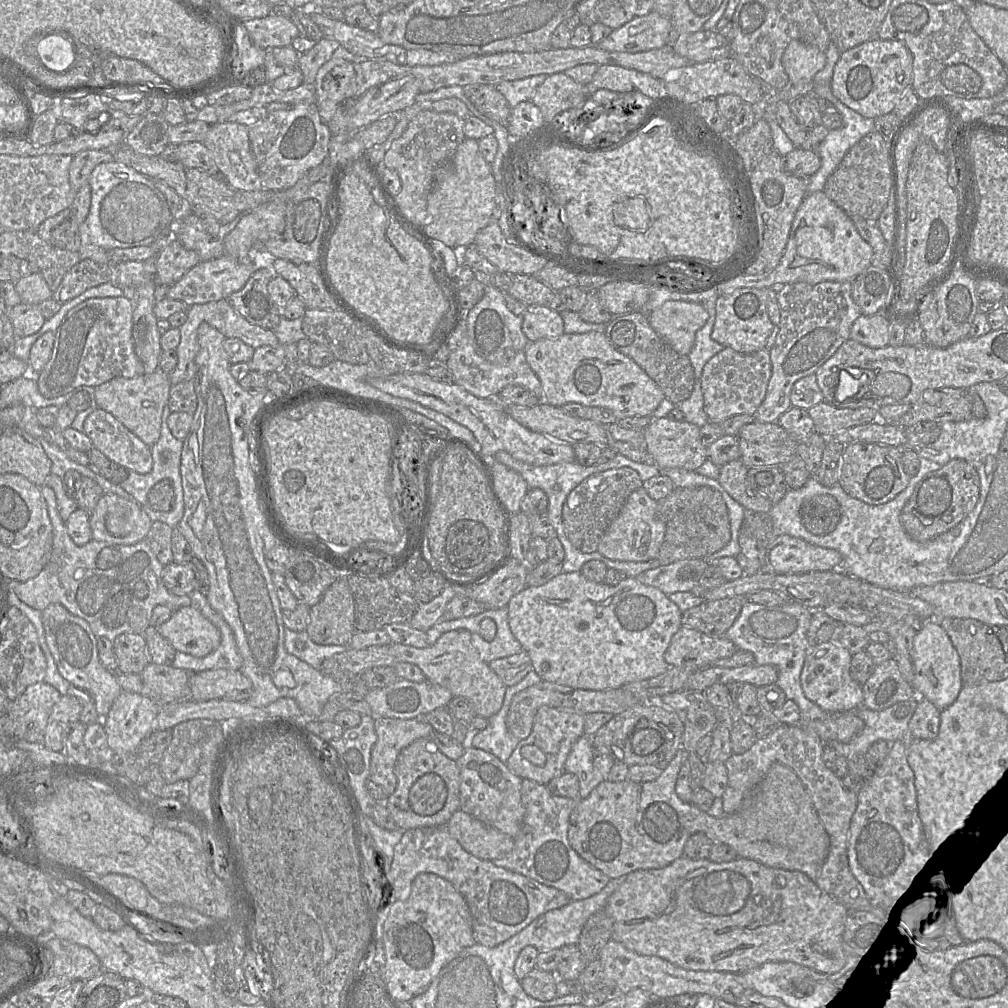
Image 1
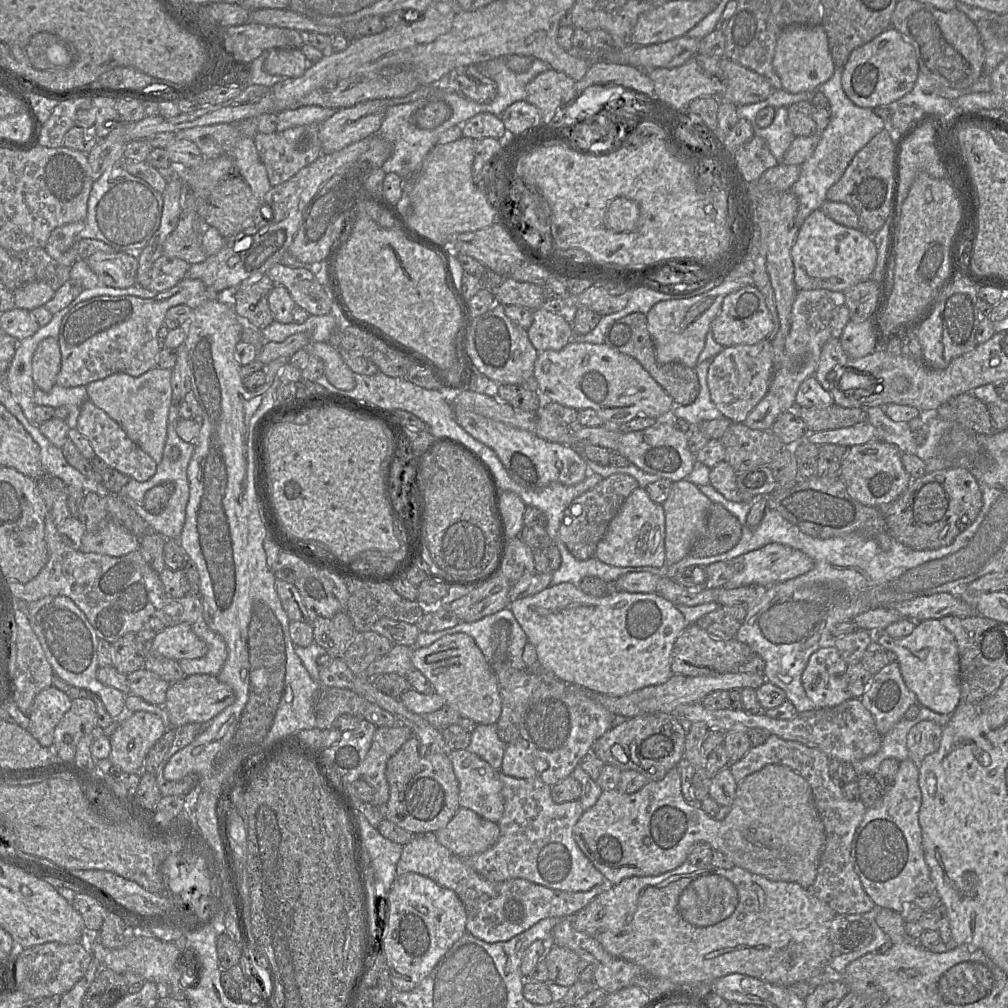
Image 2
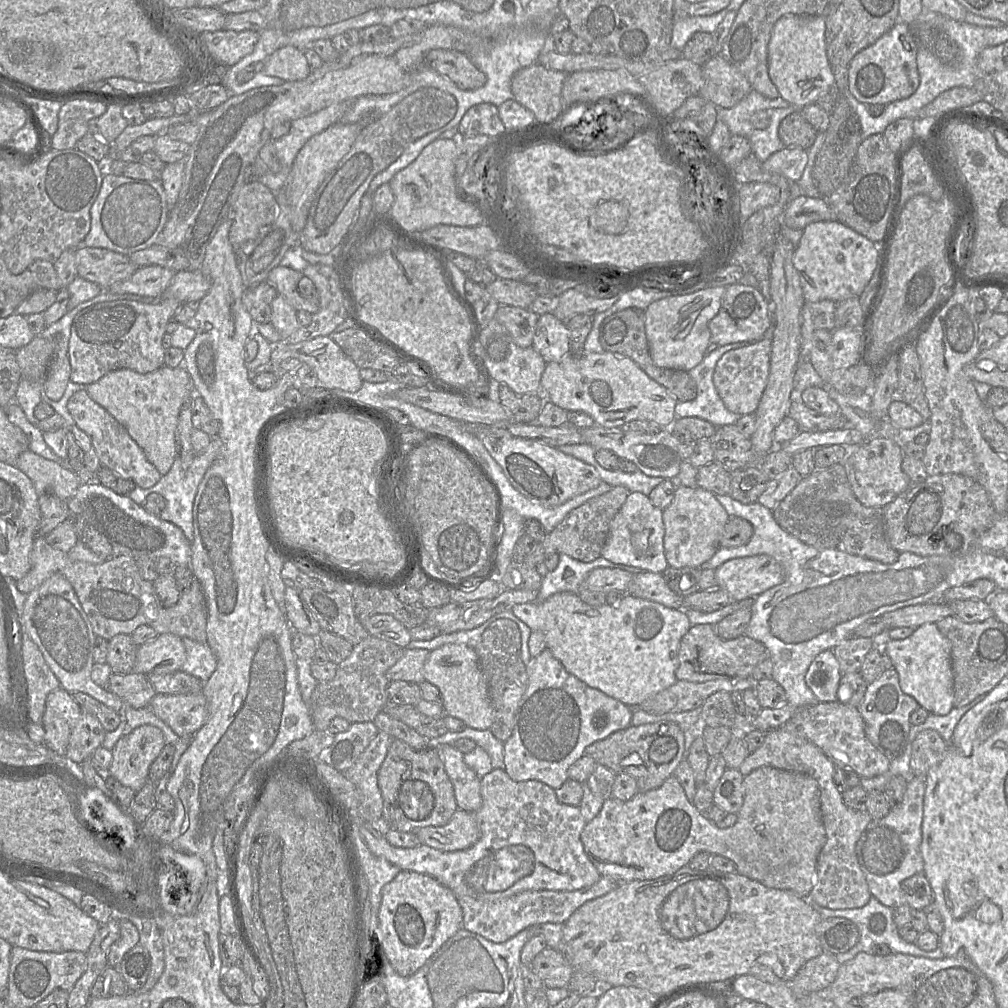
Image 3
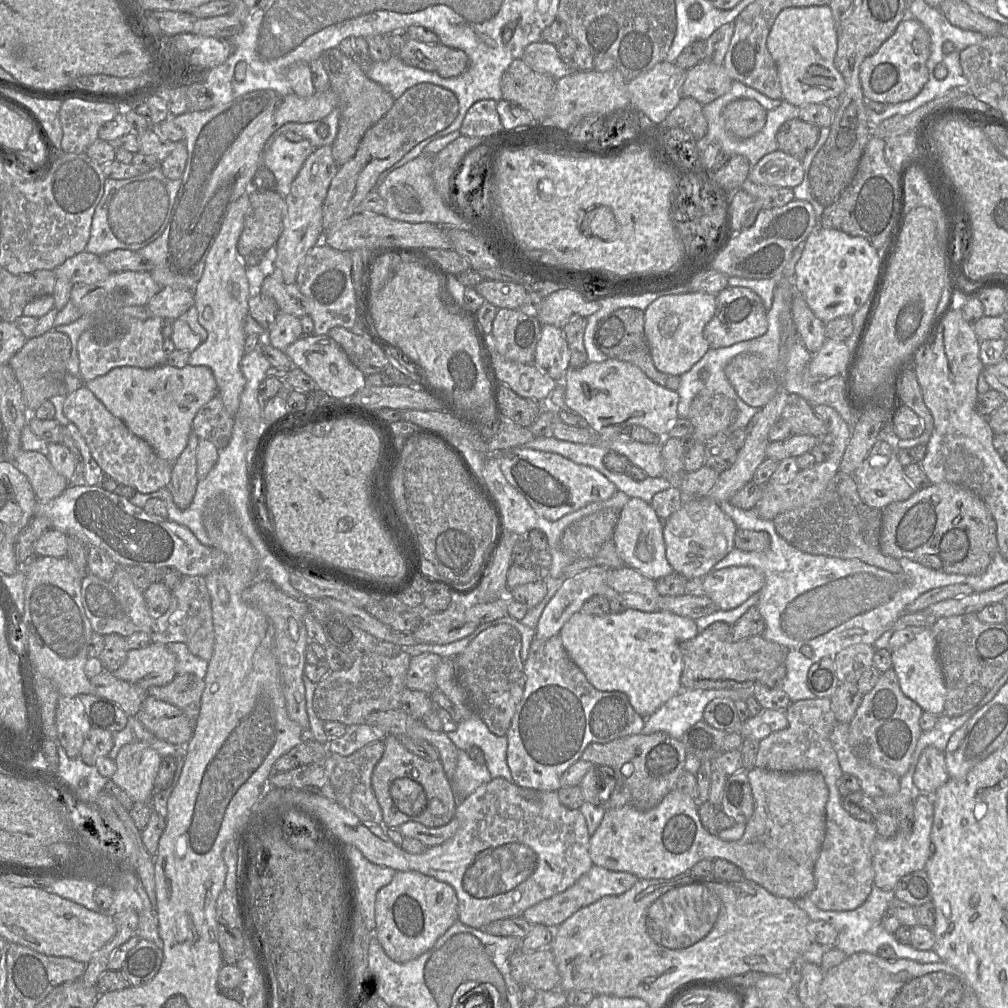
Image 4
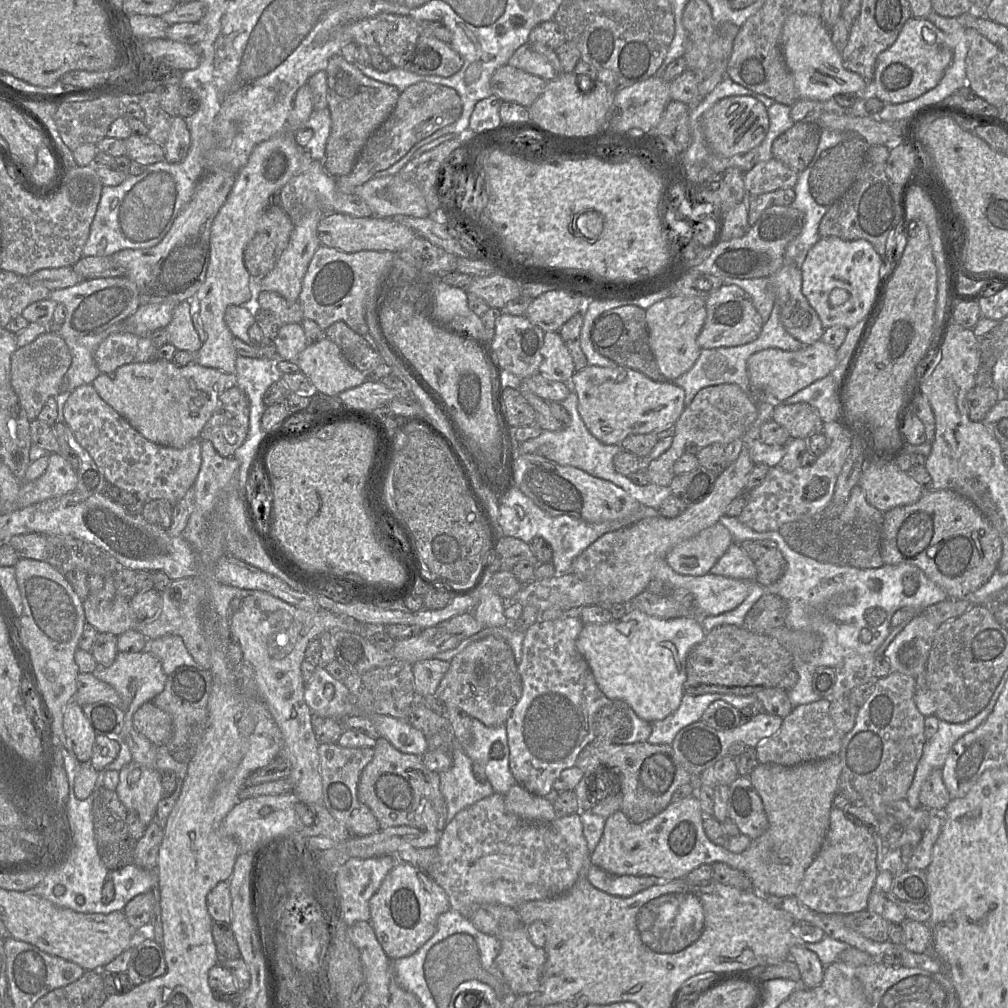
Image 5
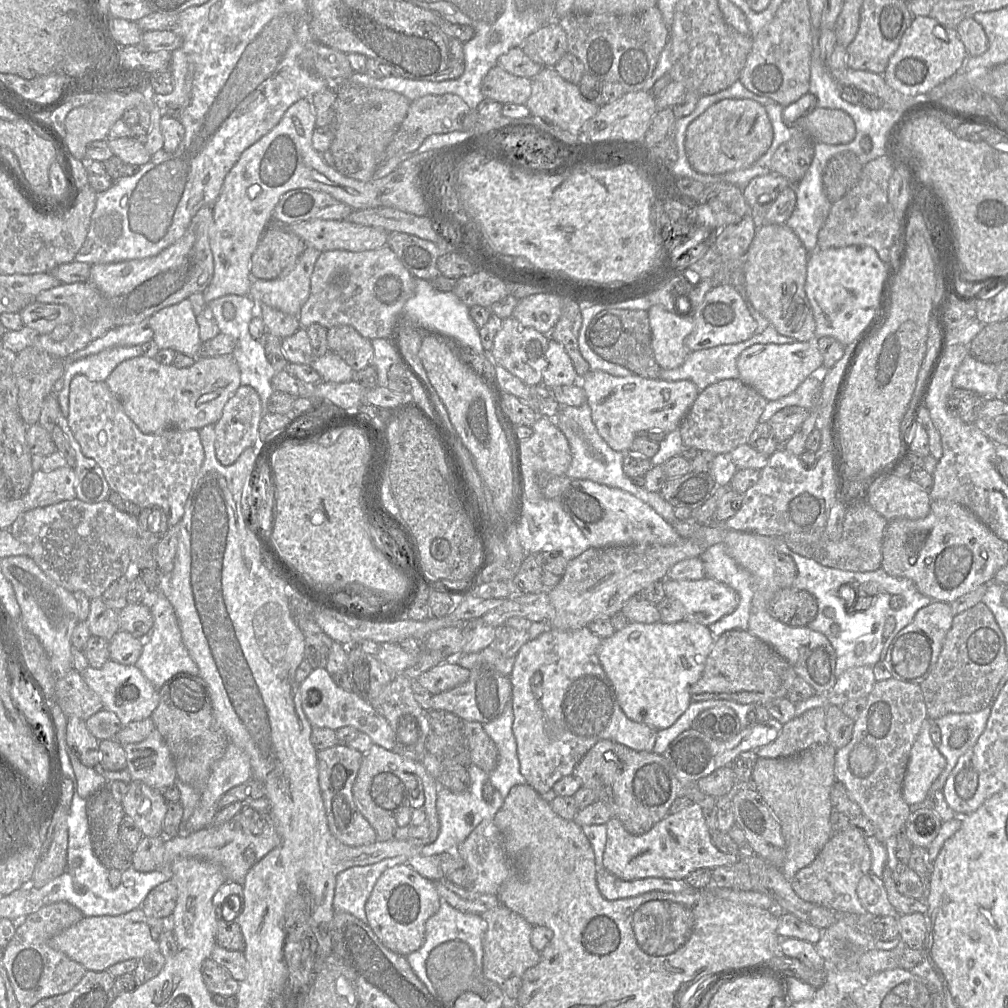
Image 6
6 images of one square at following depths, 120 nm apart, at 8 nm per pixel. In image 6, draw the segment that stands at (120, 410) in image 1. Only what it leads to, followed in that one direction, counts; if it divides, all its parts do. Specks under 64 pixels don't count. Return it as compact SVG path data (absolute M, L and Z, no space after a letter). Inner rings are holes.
M230 355L209 358L195 358L195 363L187 368L164 365L155 358L138 356L120 363L105 380L106 385L121 401L126 415L145 434L155 434L175 428L179 430L199 430L206 425L215 424L222 416L223 408L230 397L241 386L240 370Z

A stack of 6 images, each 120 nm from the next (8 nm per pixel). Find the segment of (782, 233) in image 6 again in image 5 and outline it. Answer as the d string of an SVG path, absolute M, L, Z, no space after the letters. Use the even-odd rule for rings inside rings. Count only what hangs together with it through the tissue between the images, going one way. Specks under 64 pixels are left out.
M783 263L781 268L768 278L775 293L775 303L778 303L780 306L780 320L785 330L804 346L821 340L824 327L818 314L802 293L801 269L794 263Z

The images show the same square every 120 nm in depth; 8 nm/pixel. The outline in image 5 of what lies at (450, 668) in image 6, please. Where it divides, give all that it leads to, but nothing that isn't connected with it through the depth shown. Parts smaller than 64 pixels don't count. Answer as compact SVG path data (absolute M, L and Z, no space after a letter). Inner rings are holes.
M436 658L420 660L412 664L413 683L417 697L435 695L450 662Z

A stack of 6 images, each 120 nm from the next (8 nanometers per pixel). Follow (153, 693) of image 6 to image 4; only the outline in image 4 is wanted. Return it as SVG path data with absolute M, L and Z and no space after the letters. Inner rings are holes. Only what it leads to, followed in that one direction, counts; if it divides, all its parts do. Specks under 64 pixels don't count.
M151 642L145 648L129 650L126 661L111 672L120 679L144 690L152 686L165 686L177 675L176 657L166 644Z

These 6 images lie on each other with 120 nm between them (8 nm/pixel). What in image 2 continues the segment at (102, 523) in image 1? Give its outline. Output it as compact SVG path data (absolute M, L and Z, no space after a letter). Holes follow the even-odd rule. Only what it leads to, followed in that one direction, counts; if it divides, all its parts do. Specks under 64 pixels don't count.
M110 520L97 532L86 531L82 537L79 551L119 557L136 551L139 547L140 538L116 521Z

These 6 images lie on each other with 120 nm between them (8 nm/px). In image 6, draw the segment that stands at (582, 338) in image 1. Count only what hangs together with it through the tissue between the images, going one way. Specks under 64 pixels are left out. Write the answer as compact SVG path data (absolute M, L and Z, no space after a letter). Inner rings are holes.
M590 370L583 377L577 376L573 385L583 388L599 435L611 449L621 453L629 451L640 431L671 432L679 428L699 394L697 386L690 380L647 379L635 374L617 377L600 370Z

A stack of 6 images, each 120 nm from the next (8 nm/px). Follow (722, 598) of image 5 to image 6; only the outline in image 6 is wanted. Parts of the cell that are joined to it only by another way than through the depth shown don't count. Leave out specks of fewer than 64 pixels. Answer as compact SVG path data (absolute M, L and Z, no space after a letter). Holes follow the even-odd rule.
M709 577L699 580L664 580L666 597L681 602L684 619L709 626L732 613L739 596L731 587Z

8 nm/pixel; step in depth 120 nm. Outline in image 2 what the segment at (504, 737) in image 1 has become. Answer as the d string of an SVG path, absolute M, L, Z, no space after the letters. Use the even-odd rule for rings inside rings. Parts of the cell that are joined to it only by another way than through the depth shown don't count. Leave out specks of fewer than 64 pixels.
M478 724L471 735L467 750L484 759L495 770L501 770L507 744L499 738L497 724Z

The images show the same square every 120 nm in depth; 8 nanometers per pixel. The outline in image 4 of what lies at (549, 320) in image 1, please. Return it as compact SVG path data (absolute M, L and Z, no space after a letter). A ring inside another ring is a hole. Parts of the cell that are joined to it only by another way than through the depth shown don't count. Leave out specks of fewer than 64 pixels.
M552 325L541 326L534 366L553 380L561 379L570 368L570 352L562 329Z

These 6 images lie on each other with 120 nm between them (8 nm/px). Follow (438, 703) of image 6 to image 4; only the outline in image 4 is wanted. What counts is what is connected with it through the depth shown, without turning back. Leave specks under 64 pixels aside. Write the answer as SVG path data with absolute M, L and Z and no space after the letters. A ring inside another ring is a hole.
M496 619L455 657L459 684L465 690L476 716L497 736L507 736L517 706L525 689L524 663L521 660L521 636L507 622Z

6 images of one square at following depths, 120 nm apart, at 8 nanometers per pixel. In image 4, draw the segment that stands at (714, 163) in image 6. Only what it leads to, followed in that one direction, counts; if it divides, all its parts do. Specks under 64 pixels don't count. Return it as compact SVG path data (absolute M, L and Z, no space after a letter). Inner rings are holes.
M738 99L724 108L727 128L739 139L752 137L763 129L767 120L767 110L757 101Z

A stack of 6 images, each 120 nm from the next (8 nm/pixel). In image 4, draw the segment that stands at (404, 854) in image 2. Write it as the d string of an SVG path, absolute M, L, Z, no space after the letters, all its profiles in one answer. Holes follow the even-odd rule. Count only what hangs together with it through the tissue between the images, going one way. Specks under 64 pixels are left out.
M593 865L572 886L548 899L526 909L522 917L529 923L543 924L549 928L556 928L579 909L586 907L604 896L620 895L628 891L639 878L632 873L624 871L611 871Z

